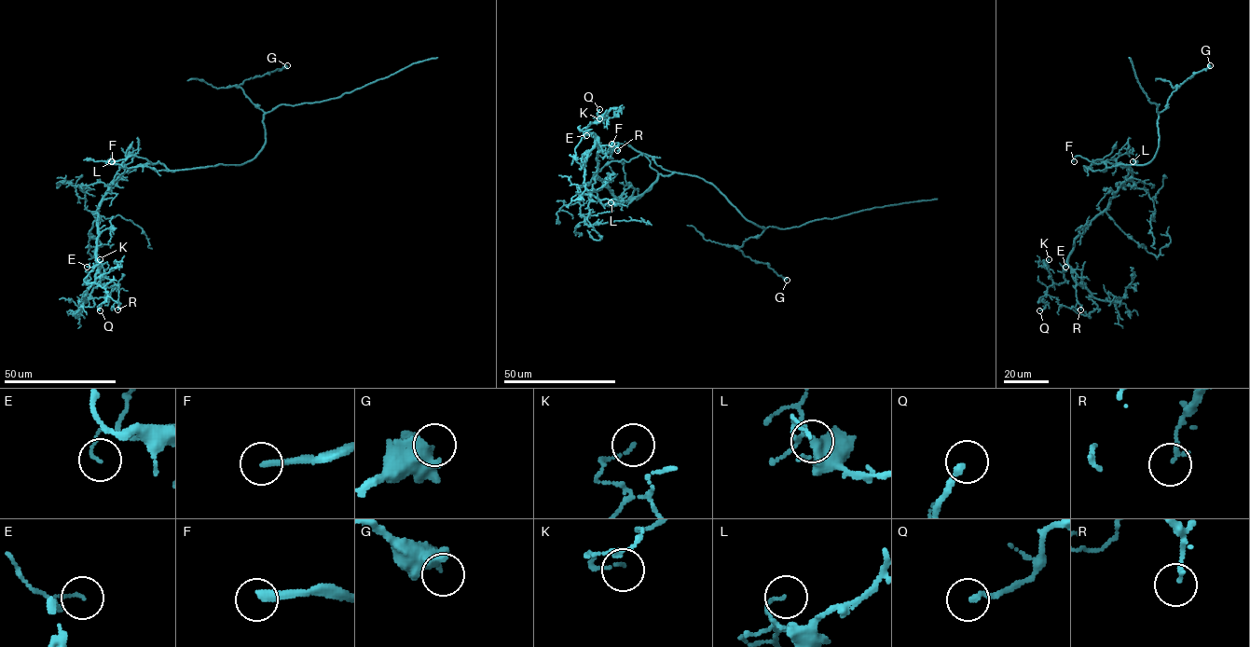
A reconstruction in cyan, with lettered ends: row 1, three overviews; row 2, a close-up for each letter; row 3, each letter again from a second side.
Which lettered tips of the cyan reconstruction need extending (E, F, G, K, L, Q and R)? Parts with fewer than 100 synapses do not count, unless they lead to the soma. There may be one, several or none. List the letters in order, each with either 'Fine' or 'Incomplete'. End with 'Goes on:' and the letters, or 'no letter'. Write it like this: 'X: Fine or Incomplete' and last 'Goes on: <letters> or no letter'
E: Fine
F: Incomplete
G: Fine
K: Fine
L: Fine
Q: Fine
R: Fine
Goes on: F

